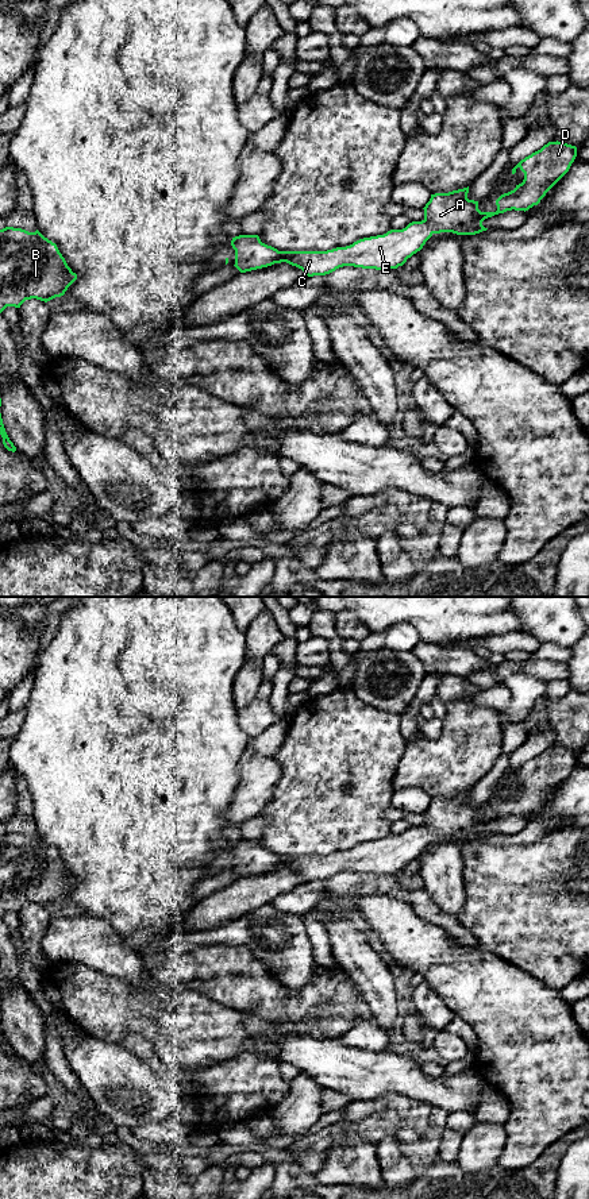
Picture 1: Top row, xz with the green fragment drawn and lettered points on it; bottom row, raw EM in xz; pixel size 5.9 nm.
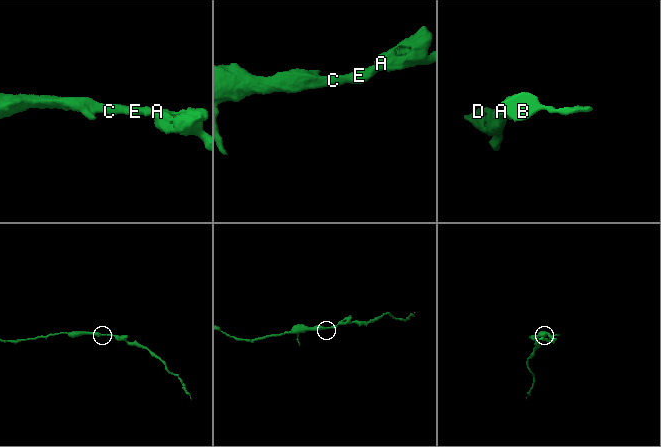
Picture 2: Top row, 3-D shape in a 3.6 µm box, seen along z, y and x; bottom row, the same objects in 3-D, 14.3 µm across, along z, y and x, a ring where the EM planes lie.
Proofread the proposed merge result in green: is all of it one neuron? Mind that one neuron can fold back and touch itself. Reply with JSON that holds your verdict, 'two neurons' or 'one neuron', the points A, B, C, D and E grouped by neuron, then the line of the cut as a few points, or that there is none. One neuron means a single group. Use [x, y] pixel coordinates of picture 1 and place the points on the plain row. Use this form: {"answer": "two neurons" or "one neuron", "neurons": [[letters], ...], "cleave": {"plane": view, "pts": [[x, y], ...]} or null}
{"answer": "one neuron", "neurons": [["A", "B", "C", "D", "E"]], "cleave": null}

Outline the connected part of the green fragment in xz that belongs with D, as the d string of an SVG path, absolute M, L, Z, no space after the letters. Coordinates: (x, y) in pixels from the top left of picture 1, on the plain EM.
M548 747L540 755L521 764L513 774L524 778L521 789L496 805L496 817L481 817L478 806L469 805L469 791L449 798L431 799L424 824L403 834L363 843L346 852L327 856L278 856L261 847L258 840L232 843L235 872L240 878L286 867L308 882L326 880L343 871L362 874L397 874L420 856L426 847L440 837L476 840L486 836L482 826L507 816L528 816L569 776L577 762L577 752L565 747Z

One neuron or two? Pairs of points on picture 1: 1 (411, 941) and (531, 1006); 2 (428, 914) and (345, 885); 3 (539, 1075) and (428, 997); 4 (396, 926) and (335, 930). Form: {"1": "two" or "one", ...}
{"1": "one", "2": "one", "3": "two", "4": "two"}

